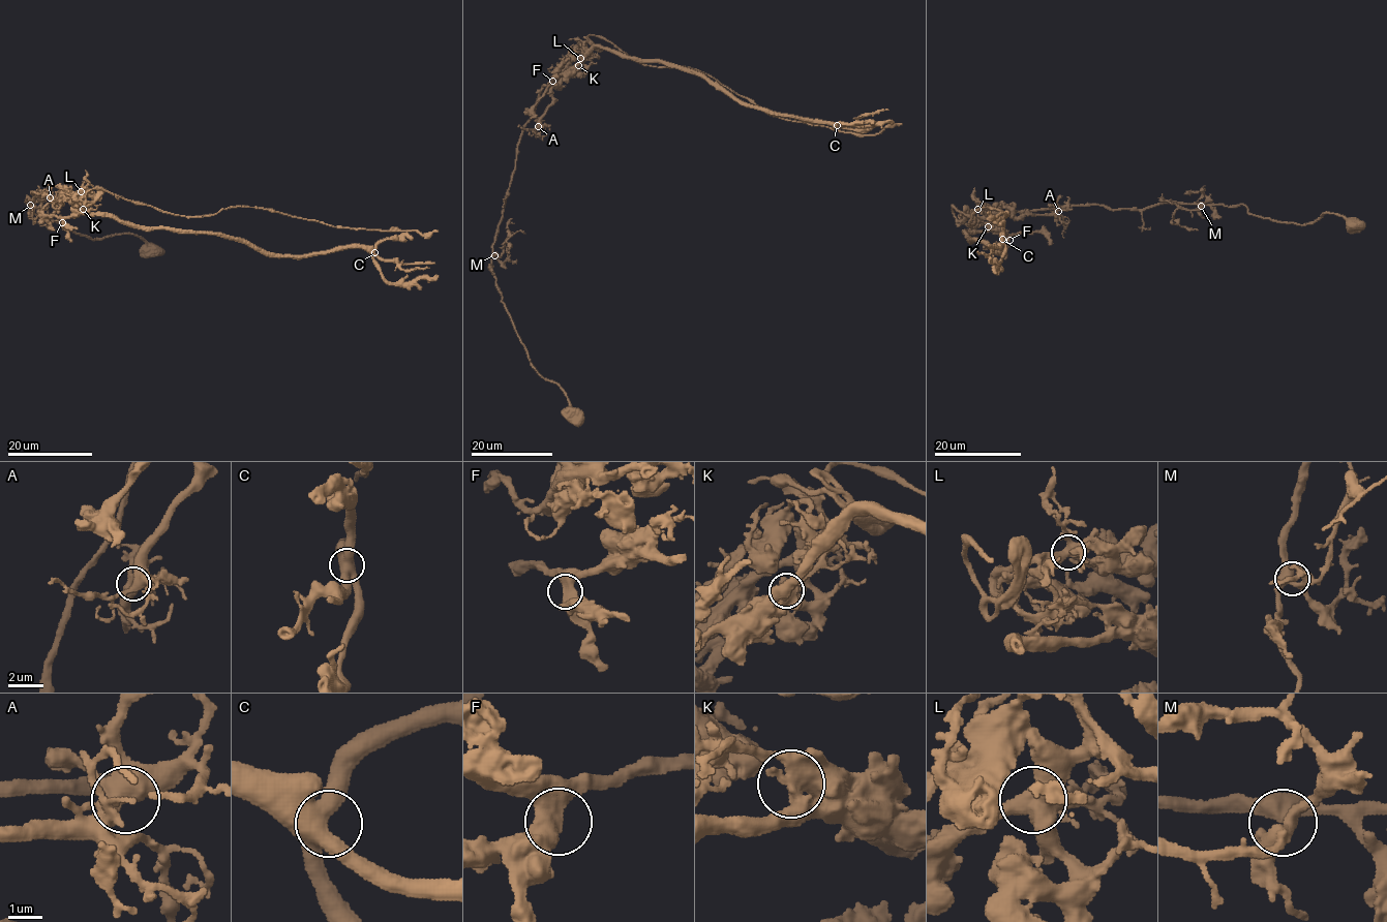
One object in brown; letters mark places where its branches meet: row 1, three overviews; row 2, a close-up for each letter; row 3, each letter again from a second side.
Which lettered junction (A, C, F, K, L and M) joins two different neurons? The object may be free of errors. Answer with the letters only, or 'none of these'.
K

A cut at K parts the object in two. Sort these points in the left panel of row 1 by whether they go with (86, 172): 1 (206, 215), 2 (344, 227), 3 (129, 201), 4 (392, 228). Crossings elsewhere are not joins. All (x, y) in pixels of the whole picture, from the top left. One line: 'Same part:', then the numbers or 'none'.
Same part: 1, 2, 3, 4

